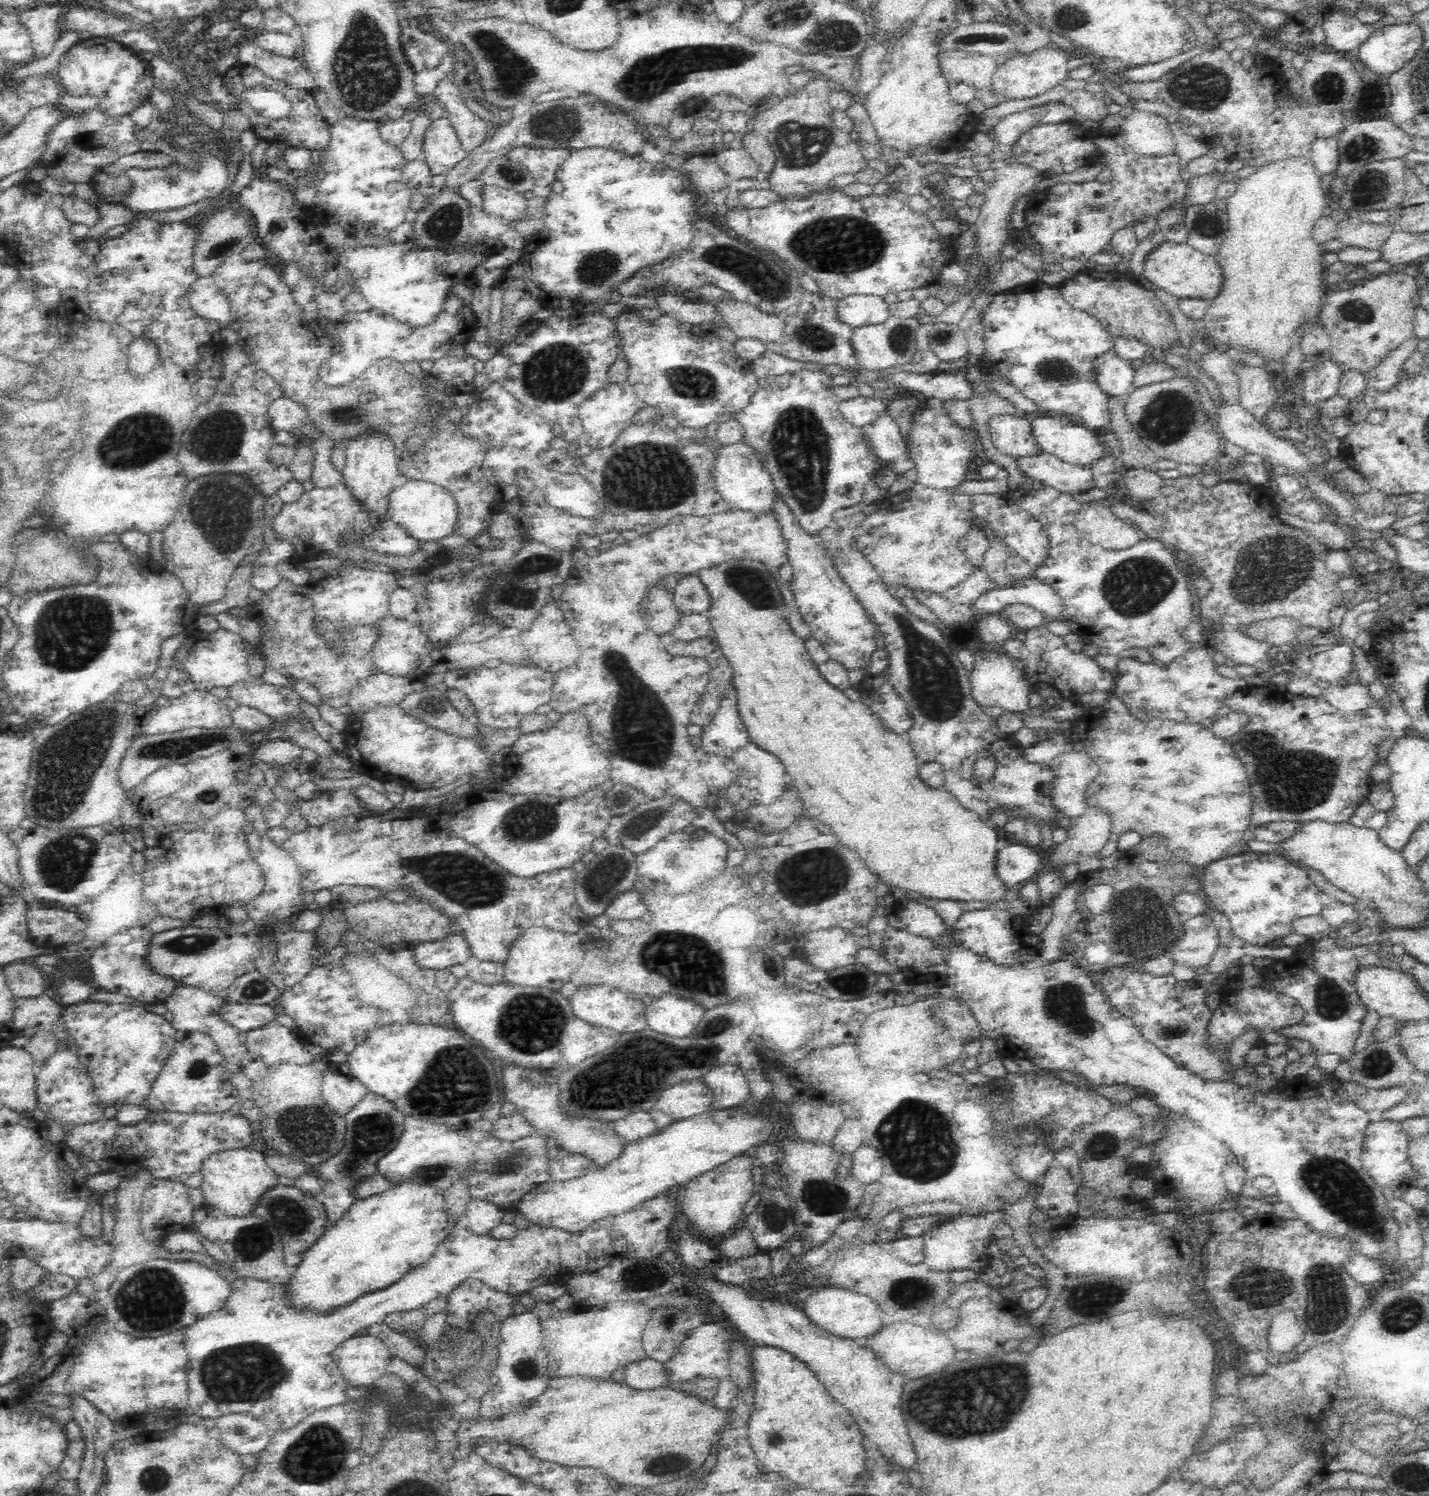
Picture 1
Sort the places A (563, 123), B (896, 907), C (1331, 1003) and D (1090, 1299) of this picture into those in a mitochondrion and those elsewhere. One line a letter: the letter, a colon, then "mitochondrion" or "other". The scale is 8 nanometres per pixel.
A: mitochondrion
B: other
C: mitochondrion
D: mitochondrion

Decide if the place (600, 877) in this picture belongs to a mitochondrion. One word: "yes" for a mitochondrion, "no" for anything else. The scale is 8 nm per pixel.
yes

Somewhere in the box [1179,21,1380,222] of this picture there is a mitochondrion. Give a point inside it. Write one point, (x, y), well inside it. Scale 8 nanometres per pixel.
(1329, 89)

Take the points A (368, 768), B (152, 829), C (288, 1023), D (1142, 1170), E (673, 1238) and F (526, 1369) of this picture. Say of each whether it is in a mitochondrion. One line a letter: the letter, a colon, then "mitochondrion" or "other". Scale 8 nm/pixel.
A: other
B: other
C: other
D: other
E: other
F: mitochondrion

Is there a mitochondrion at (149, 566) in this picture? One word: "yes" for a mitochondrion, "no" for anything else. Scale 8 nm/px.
no

